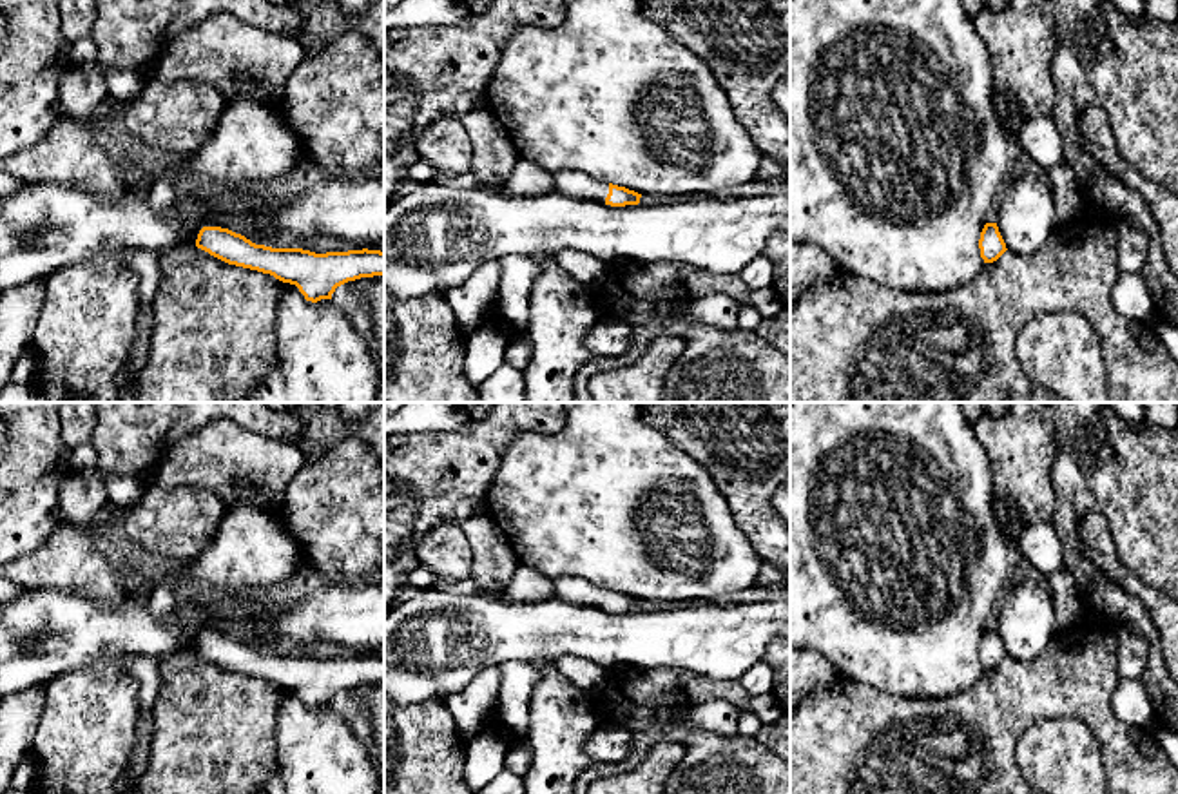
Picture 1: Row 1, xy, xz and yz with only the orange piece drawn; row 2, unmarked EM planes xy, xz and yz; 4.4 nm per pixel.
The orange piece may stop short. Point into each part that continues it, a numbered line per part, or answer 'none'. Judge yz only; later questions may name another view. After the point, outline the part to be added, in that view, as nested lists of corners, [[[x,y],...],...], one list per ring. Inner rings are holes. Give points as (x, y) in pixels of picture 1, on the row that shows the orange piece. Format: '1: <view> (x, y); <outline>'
none

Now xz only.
1: xz (571, 183); [[[560,170],[555,174],[555,190],[580,201],[605,203],[609,185],[578,170]]]

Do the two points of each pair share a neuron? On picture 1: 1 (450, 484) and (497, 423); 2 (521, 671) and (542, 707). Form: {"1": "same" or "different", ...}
{"1": "same", "2": "different"}

